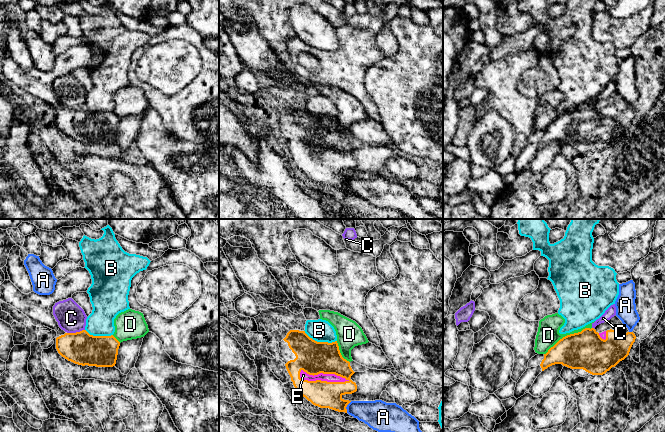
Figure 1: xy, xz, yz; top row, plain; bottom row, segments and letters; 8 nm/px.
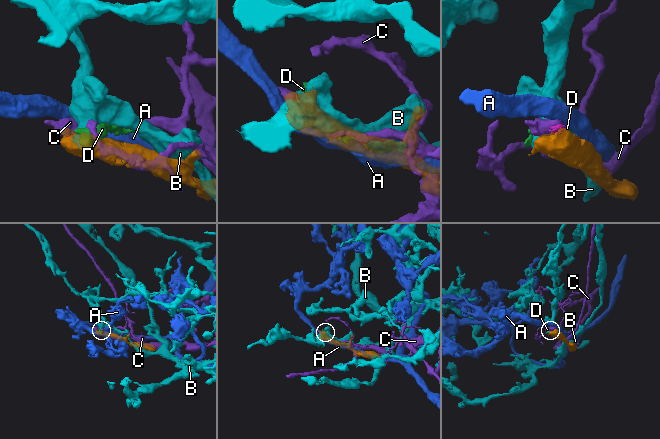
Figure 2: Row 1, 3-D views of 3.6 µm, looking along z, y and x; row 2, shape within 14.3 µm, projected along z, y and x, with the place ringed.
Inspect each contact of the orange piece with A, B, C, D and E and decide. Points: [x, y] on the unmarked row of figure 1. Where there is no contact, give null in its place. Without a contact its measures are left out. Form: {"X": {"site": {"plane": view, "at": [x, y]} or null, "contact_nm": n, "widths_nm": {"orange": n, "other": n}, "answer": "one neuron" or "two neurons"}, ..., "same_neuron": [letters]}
{"A": {"site": {"plane": "xz", "at": [346, 182]}, "contact_nm": 100, "widths_nm": {"orange": 220, "other": 220}, "answer": "two neurons"}, "B": {"site": {"plane": "xz", "at": [320, 118]}, "contact_nm": 280, "widths_nm": {"orange": 260, "other": 180}, "answer": "two neurons"}, "C": {"site": {"plane": "xy", "at": [76, 108]}, "contact_nm": 150, "widths_nm": {"orange": 260, "other": 240}, "answer": "two neurons"}, "D": {"site": {"plane": "yz", "at": [567, 111]}, "contact_nm": 440, "widths_nm": {"orange": 320, "other": 180}, "answer": "two neurons"}, "E": {"site": {"plane": "xz", "at": [322, 157]}, "contact_nm": 420, "widths_nm": {"orange": 260, "other": 60}, "answer": "one neuron"}, "same_neuron": ["E"]}

